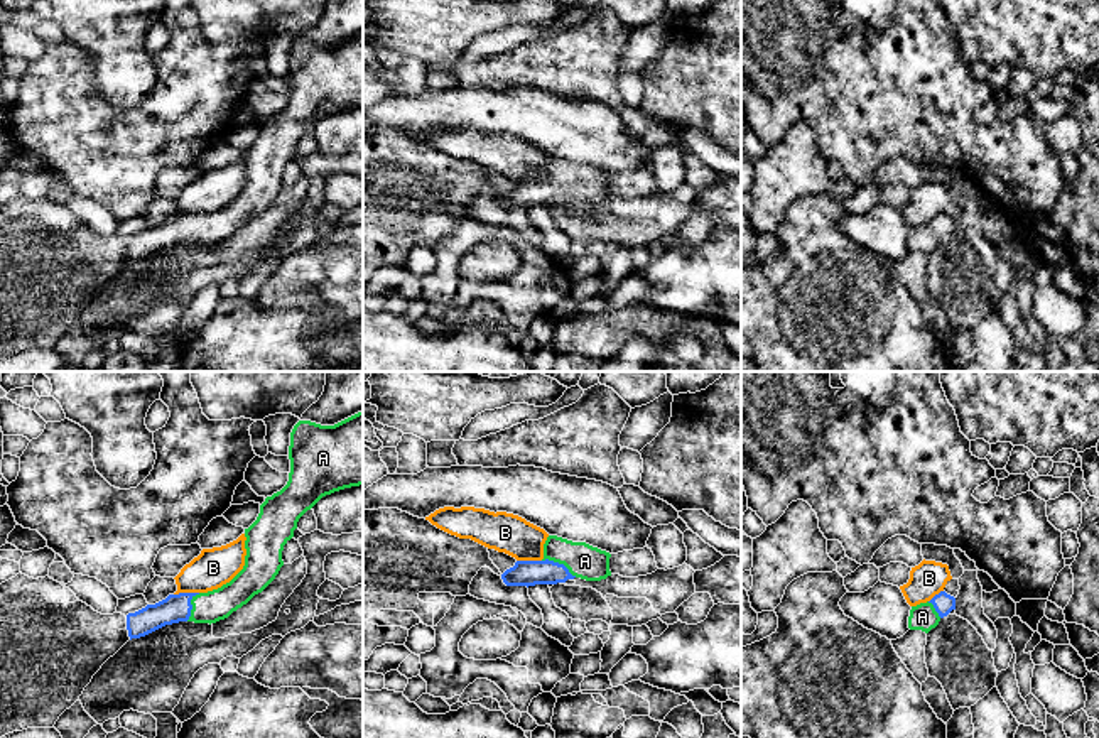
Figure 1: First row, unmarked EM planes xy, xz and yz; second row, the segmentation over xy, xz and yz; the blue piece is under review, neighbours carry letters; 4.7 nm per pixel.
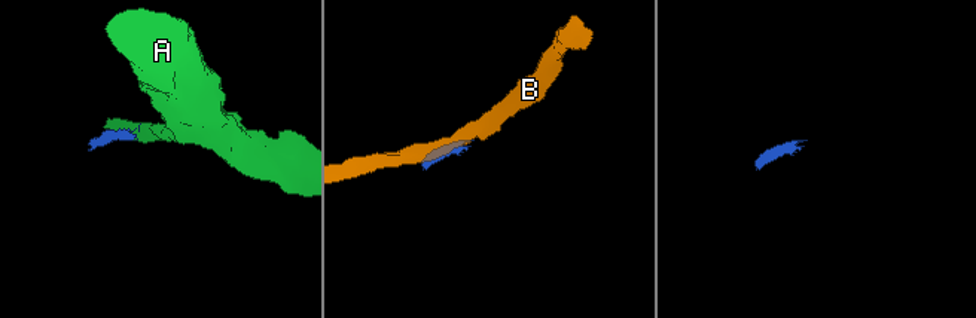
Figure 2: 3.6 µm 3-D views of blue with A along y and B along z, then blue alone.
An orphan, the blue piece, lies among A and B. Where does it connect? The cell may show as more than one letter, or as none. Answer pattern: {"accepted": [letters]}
{"accepted": ["A"]}

